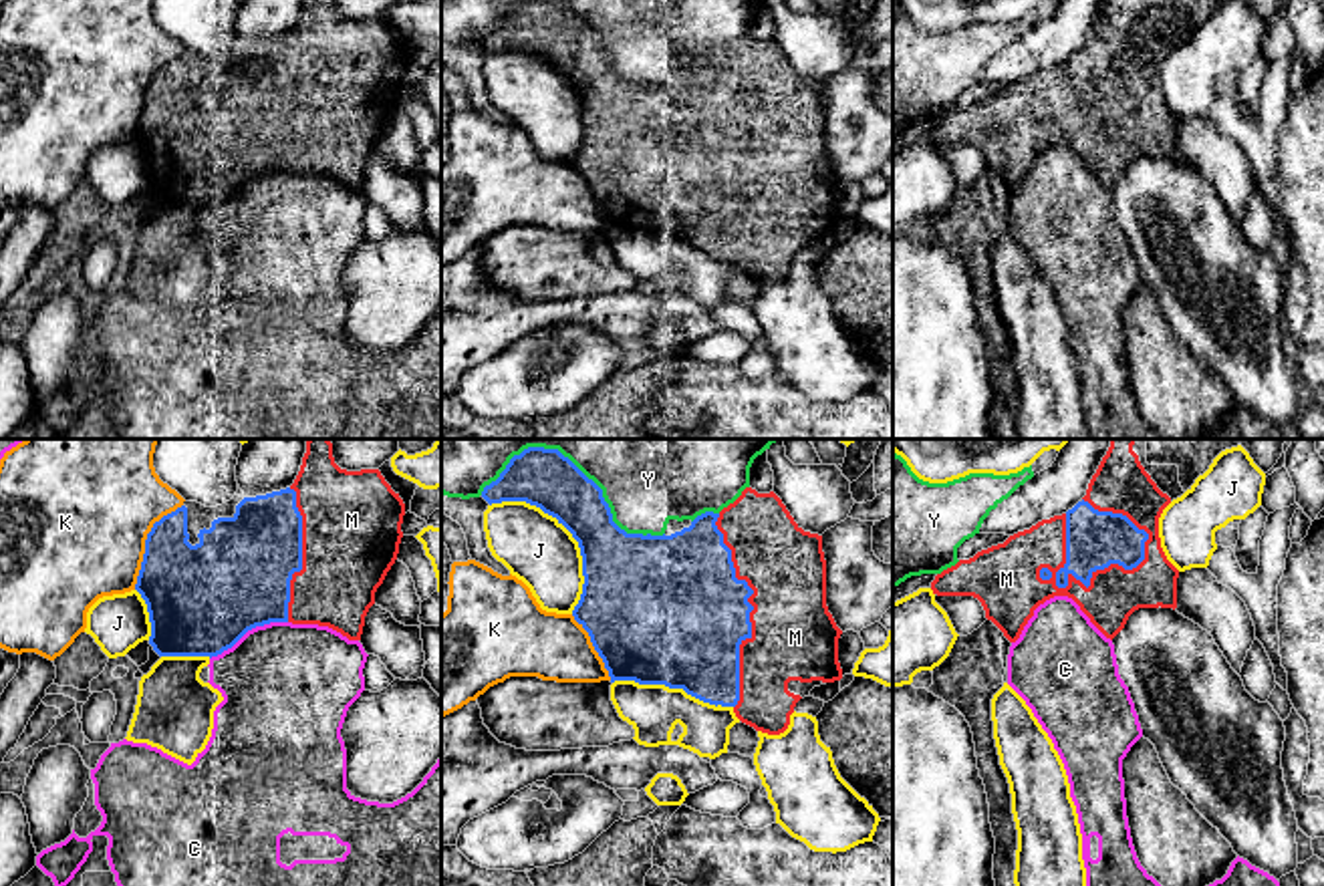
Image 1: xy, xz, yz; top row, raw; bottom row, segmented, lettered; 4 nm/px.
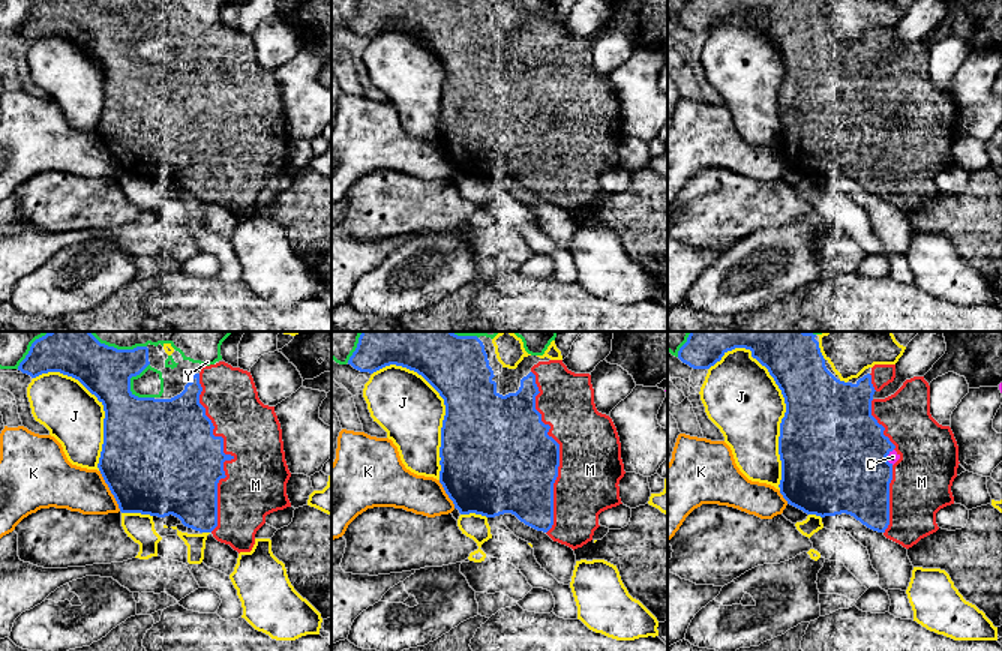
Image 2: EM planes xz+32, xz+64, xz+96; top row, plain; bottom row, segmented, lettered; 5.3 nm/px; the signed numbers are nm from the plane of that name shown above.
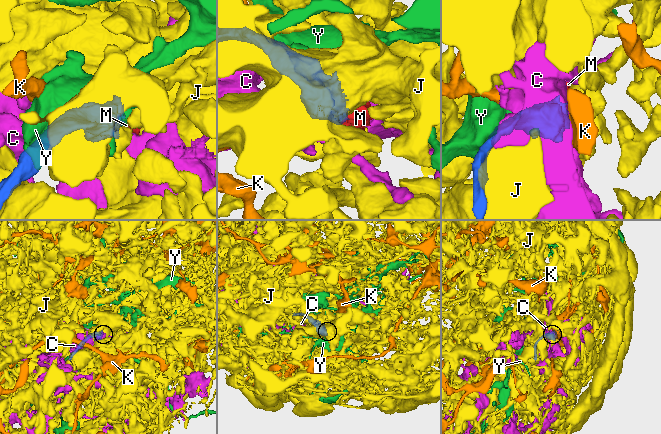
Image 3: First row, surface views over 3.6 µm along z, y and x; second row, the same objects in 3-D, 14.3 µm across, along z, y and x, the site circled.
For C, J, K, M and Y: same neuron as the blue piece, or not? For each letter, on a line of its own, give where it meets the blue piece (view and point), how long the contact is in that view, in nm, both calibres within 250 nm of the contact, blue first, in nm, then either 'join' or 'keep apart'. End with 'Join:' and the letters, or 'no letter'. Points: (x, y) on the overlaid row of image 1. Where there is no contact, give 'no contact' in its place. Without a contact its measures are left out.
C: meets blue in xy at (248, 629); contact 340 nm long; 440 nm thick on the blue side, 480 nm on the other; keep apart
J: meets blue in xz at (571, 532); contact 550 nm long; 300 nm thick on the blue side, 280 nm on the other; keep apart
K: meets blue in xy at (146, 542); contact 400 nm long; 360 nm thick on the blue side, 500 nm on the other; keep apart
M: meets blue in yz at (1095, 570); contact 480 nm long; 240 nm thick on the blue side, 200 nm on the other; join
Y: meets blue in xz at (577, 468); contact 750 nm long; 240 nm thick on the blue side, 460 nm on the other; keep apart
Join: M

